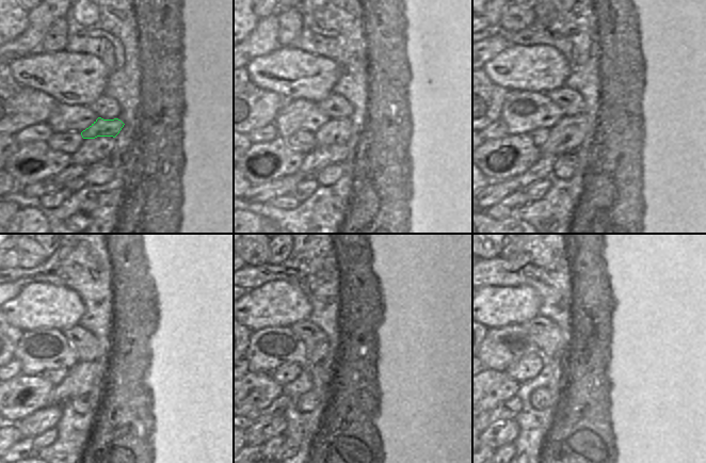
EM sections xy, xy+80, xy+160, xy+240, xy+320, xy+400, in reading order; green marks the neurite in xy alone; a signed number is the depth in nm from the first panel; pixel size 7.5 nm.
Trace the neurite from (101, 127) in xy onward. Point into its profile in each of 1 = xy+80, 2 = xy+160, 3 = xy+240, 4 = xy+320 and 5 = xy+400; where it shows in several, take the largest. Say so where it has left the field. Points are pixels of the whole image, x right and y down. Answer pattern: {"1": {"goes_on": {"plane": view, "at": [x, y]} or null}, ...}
{"1": {"goes_on": {"plane": "xy+80", "at": [336, 131]}}, "2": {"goes_on": {"plane": "xy+160", "at": [563, 138]}}, "3": {"goes_on": {"plane": "xy+240", "at": [78, 381]}}, "4": {"goes_on": {"plane": "xy+320", "at": [281, 403]}}, "5": {"goes_on": {"plane": "xy+400", "at": [508, 410]}}}

